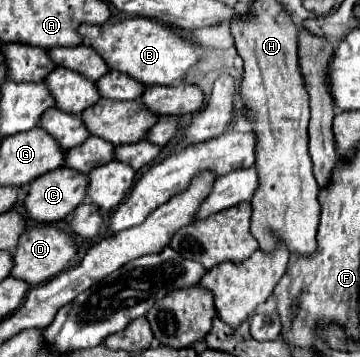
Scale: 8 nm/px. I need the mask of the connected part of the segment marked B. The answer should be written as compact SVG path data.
M145 17L125 19L121 23L103 23L103 25L81 25L79 35L85 37L87 45L93 47L101 59L109 65L111 71L125 73L133 77L135 81L145 81L143 85L171 85L173 81L179 81L191 65L195 65L201 57L205 57L205 51L191 41L185 41L181 37L175 37L175 33L157 23L149 21Z

